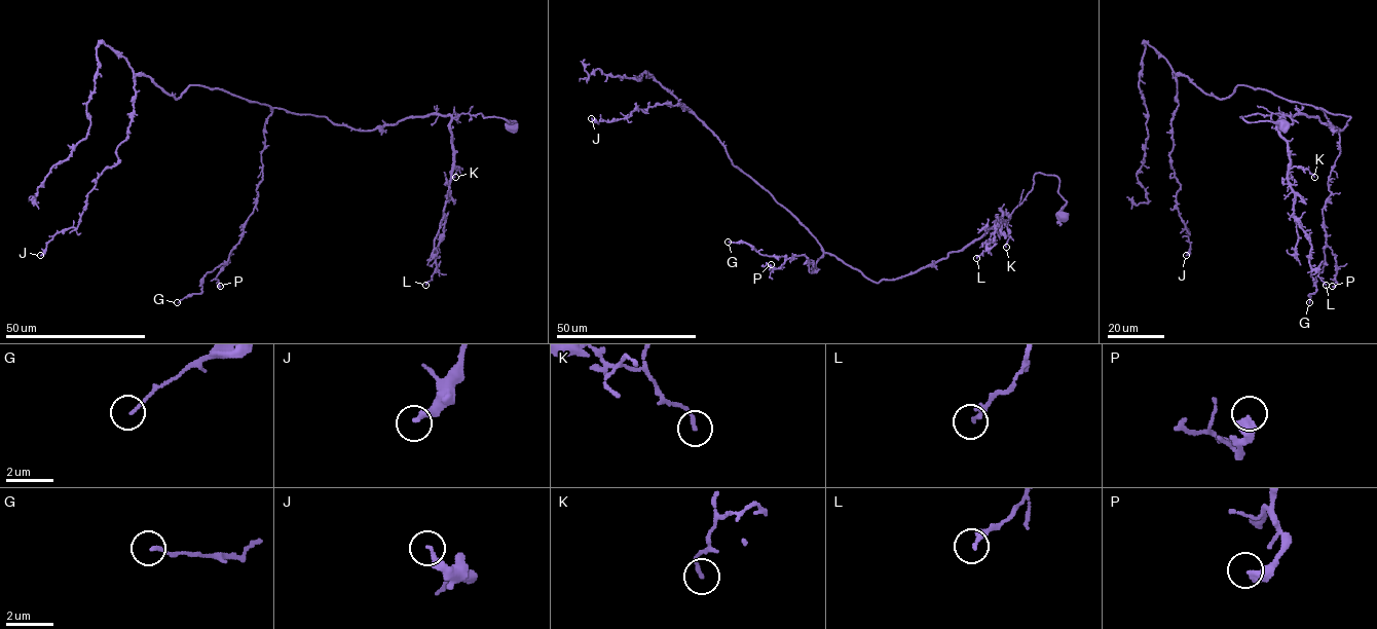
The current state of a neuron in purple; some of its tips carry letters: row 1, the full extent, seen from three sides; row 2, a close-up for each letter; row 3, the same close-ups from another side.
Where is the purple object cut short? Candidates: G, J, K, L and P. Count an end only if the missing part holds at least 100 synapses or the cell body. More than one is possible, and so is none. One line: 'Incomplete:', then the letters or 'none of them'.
Incomplete: none of them

